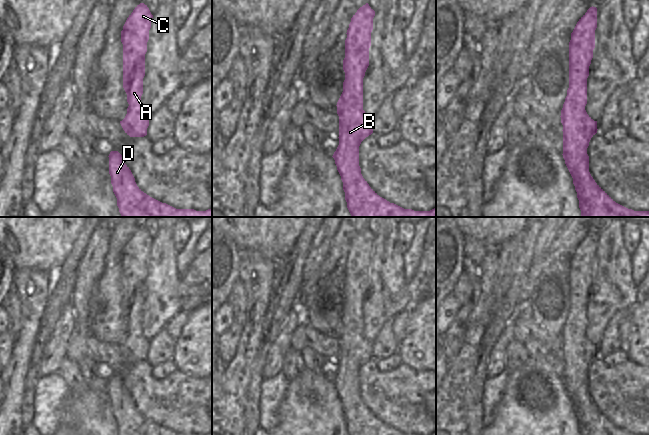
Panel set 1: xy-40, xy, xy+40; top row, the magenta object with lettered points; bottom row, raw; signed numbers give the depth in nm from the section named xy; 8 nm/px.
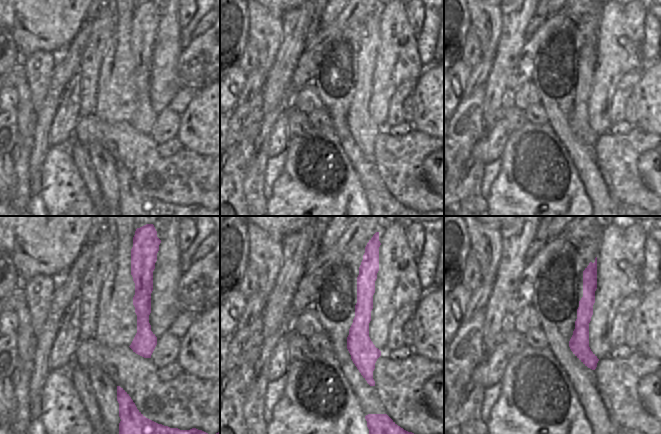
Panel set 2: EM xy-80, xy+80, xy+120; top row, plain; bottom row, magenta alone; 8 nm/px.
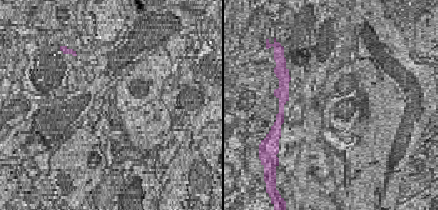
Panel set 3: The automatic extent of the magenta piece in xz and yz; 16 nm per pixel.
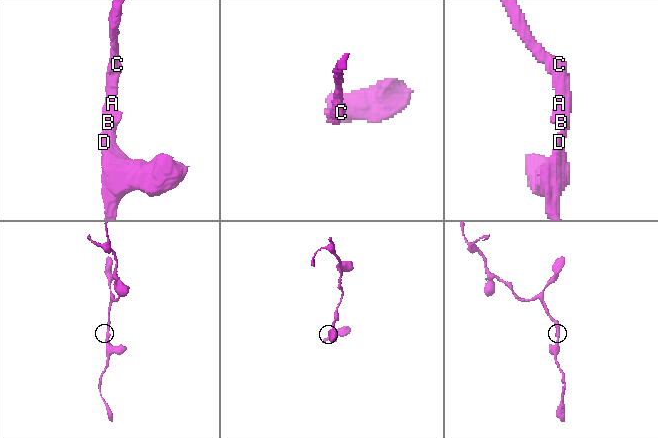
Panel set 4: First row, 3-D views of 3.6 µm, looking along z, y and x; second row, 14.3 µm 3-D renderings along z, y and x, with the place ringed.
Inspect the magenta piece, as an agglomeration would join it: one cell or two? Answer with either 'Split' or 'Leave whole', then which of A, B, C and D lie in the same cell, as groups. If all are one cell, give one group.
Leave whole. Groups: A B C D

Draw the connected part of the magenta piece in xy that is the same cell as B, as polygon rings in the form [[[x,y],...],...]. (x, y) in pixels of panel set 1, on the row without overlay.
[[[368,227],[351,242],[345,264],[343,316],[337,326],[339,369],[333,378],[343,406],[349,435],[414,435],[380,421],[367,407],[359,390],[359,370],[373,357],[373,341],[363,334],[363,302],[369,290],[369,272],[375,235]]]

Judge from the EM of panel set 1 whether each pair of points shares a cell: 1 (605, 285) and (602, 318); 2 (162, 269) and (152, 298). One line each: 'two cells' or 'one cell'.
1: one cell
2: one cell

